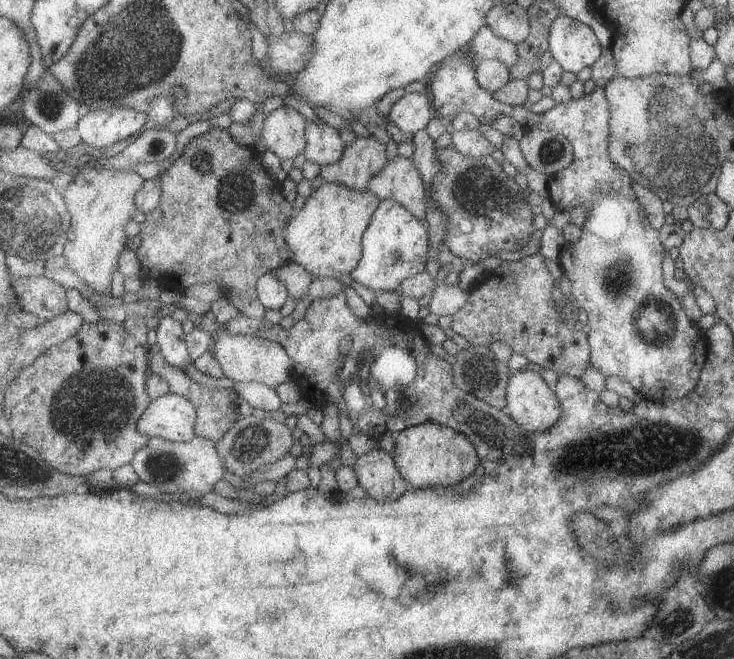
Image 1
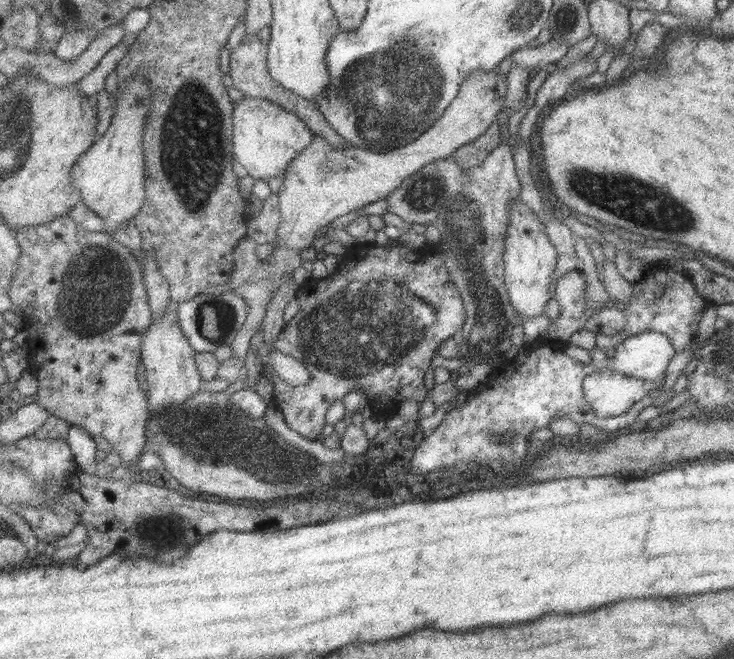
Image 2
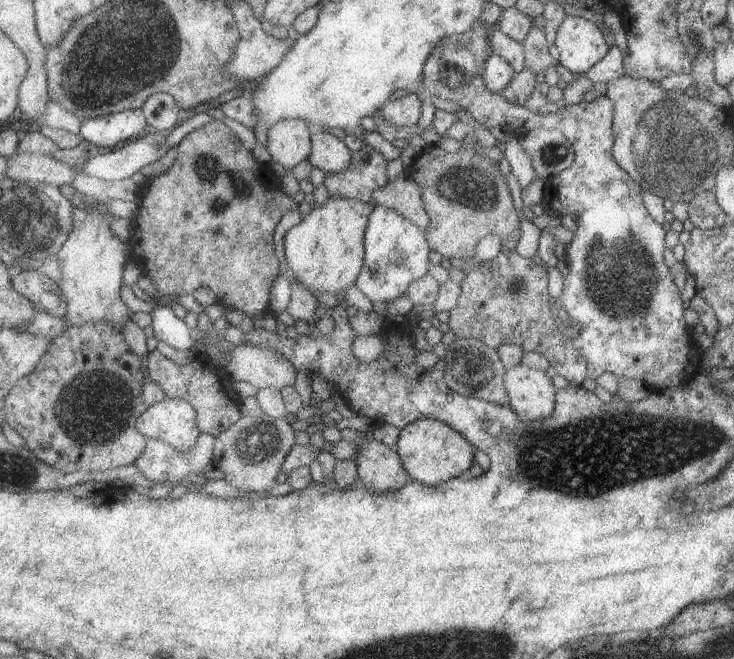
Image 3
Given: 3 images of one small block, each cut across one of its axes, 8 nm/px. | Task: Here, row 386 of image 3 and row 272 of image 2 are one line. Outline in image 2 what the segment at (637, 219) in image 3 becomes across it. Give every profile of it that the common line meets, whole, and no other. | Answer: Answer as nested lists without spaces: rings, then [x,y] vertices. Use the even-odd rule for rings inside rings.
[[[649,268],[639,281],[631,283],[631,298],[624,303],[624,315],[627,322],[621,332],[612,336],[595,334],[595,346],[605,355],[609,349],[615,349],[618,343],[643,331],[660,332],[673,345],[675,352],[687,350],[697,328],[697,322],[705,310],[705,299],[701,298],[689,278],[668,268],[652,270]]]

